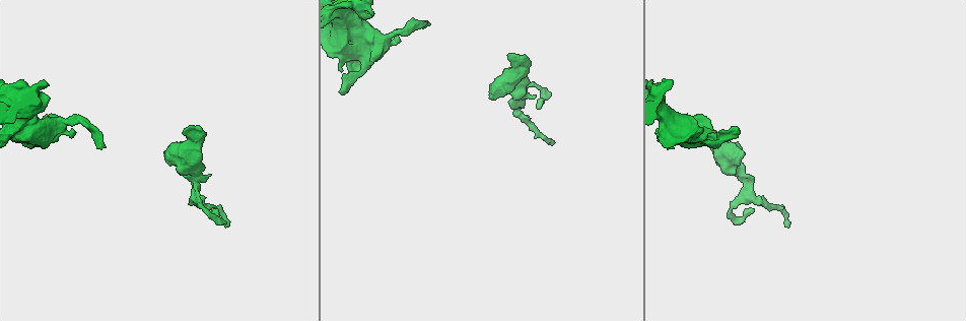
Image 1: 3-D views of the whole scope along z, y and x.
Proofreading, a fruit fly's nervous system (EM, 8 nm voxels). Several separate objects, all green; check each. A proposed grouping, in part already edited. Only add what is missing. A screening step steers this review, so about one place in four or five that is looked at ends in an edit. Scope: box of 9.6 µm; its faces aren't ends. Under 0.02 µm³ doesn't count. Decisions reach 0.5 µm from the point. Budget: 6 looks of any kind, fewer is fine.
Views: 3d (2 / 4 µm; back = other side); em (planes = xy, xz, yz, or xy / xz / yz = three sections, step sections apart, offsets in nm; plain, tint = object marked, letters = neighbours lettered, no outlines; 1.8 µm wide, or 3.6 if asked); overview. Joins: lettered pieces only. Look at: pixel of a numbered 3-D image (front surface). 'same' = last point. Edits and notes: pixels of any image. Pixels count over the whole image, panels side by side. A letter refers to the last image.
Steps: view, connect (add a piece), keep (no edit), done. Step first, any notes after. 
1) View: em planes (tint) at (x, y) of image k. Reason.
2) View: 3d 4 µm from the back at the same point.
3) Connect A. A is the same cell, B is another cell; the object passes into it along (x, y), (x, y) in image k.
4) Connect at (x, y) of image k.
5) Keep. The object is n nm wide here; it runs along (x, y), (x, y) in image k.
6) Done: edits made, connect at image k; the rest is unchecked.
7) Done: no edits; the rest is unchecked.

View: 3d 4 µm at (228, 224) of image 1. An open end.

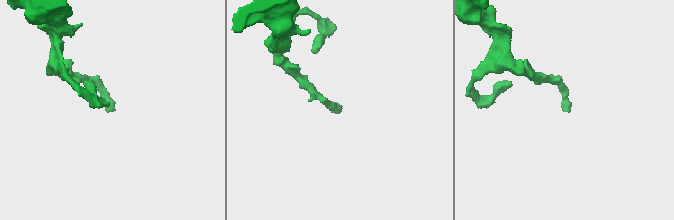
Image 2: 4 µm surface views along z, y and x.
View: em xy step 4 (tint) at (110, 108) of image 2. Shape alone is not enough.

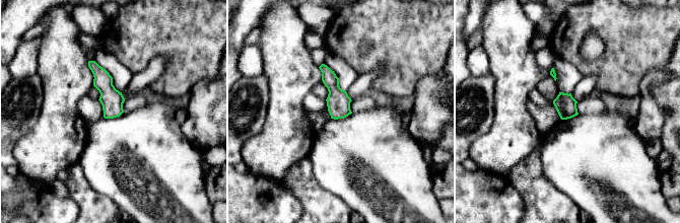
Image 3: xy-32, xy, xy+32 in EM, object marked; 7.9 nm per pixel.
View: em planes (letters) at the same point.

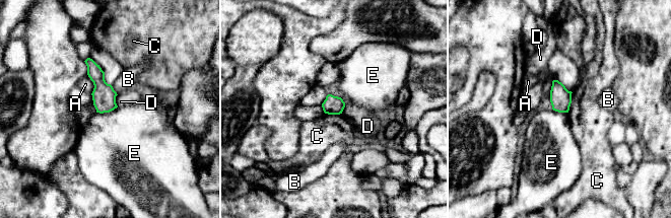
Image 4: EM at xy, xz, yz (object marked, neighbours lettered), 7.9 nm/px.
Keep. The object is 150 nm wide here; A, B, C, D and E are other cells; a border runs along (118, 106), (109, 112), (96, 113) in image 4; no lettered piece goes on from it.

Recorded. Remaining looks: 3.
View: em planes (letters) at (194, 188) of image 1.

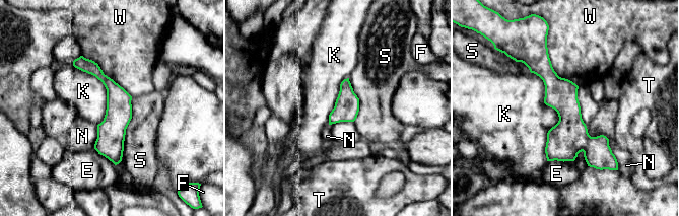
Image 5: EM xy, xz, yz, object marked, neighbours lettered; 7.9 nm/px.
Keep. E, F, K, N, S, T and W are other cells; a border runs along (530, 71), (558, 117), (546, 160) in image 5; none of them fits.

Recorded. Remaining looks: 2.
View: em yz step 8 (letters) at (430, 24) of image 1. An open end.

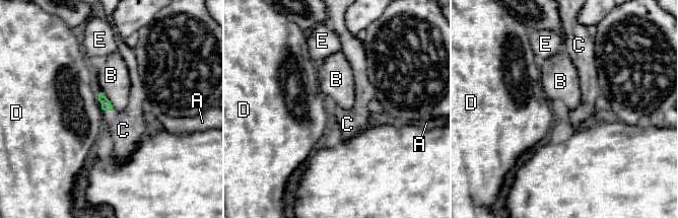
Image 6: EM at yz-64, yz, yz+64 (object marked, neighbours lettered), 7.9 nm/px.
View: em planes (letters) at the same point.

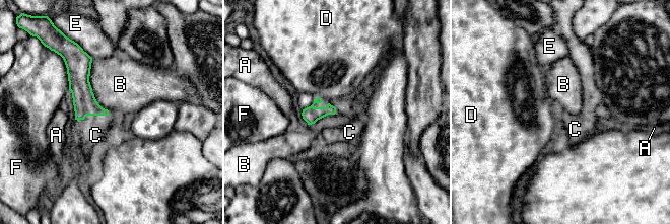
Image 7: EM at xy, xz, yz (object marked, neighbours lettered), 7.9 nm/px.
Connect C. The object is 110 nm wide here; C is the same cell, A, B, D, E and F are other cells; the object passes into it along (84, 102), (79, 120), (95, 135) in image 7; the neuron continues.

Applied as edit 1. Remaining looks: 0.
Done: edits made, connect at image 7; the rest is unchecked.

